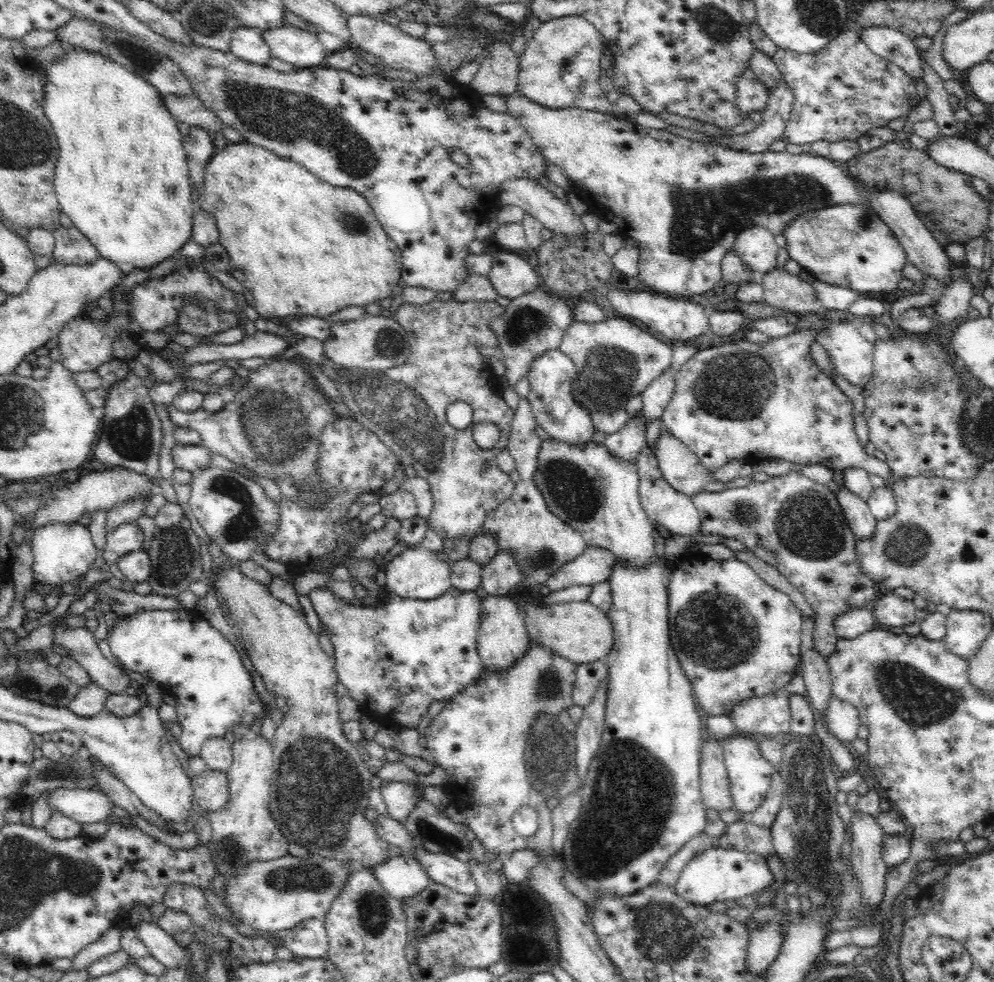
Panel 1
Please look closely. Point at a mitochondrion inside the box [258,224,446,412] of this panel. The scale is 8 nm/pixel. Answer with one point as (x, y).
(389, 345)

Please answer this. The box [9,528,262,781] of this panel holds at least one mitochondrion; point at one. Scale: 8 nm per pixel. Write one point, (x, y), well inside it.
(58, 692)

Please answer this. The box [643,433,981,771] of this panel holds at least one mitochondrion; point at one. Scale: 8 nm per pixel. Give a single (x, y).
(713, 630)

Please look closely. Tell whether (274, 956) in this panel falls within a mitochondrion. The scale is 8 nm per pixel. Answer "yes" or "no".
no

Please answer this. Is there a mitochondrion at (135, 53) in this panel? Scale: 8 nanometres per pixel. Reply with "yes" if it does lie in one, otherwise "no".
yes

